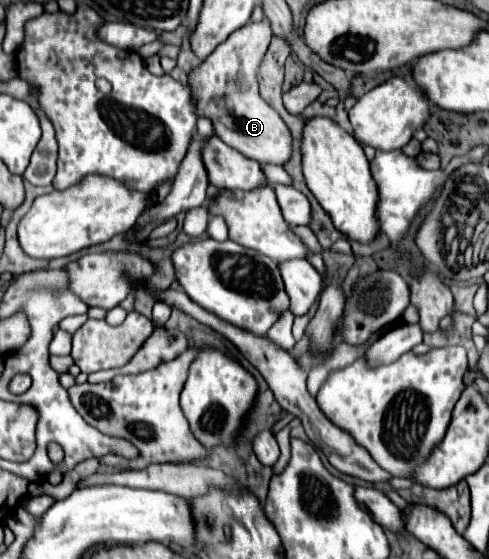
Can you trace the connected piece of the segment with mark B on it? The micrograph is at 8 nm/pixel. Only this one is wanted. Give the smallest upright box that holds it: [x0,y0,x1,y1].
[187,20,291,164]

